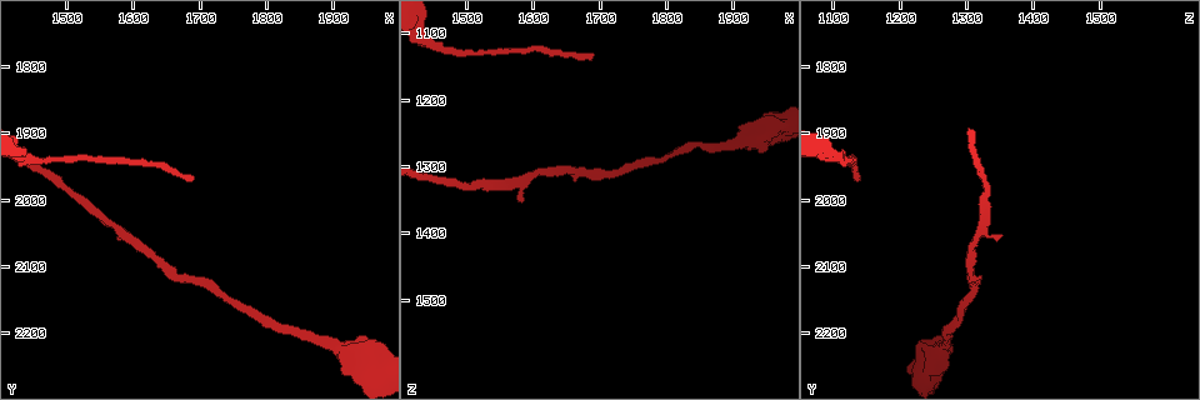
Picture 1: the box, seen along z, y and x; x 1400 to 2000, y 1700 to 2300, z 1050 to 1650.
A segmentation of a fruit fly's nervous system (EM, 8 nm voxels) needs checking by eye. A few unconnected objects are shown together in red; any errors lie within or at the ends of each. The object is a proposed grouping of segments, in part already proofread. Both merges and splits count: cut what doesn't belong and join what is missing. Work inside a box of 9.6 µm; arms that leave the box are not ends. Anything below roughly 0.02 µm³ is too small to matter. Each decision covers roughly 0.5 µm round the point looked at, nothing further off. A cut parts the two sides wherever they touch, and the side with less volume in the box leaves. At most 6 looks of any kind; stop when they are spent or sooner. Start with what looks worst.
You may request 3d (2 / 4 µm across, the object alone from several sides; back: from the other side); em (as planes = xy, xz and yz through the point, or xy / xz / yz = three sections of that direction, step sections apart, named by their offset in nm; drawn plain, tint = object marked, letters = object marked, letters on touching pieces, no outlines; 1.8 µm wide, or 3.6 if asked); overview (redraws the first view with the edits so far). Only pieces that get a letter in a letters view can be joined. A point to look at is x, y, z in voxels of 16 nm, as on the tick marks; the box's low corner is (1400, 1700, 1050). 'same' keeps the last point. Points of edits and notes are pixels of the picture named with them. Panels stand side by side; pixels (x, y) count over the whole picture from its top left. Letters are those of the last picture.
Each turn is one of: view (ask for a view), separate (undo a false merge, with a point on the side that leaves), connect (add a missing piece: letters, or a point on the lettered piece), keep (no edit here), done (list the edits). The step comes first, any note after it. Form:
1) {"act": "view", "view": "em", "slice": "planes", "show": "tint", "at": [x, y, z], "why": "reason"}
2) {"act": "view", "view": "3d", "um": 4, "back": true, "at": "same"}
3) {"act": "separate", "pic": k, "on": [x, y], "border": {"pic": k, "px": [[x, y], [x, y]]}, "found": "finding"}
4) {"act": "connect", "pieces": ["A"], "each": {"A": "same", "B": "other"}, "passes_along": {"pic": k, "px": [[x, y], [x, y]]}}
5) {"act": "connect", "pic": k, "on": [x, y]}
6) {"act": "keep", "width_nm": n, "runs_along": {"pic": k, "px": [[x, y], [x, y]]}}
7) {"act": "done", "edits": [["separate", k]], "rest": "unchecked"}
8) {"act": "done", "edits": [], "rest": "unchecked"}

{"act": "view", "view": "3d", "um": 2, "at": [1690, 1960, 1130], "why": "free end"}

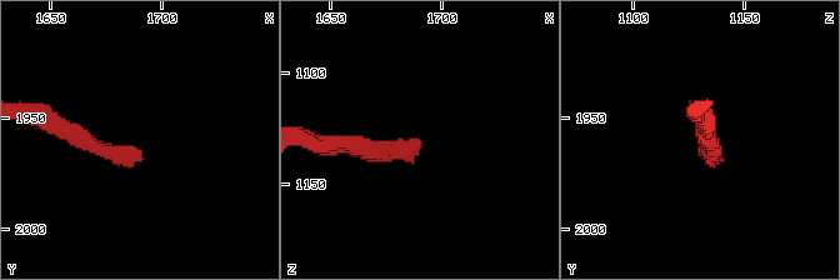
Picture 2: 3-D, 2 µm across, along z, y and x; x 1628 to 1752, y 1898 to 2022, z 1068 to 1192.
{"act": "view", "view": "em", "slice": "planes", "show": "letters", "at": [1689, 1966, 1129]}

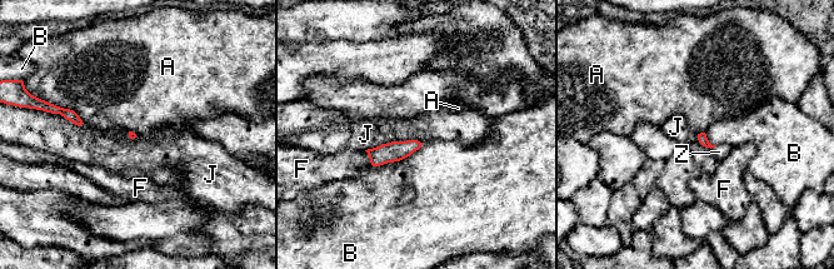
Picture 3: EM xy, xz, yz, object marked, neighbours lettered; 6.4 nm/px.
{"act": "connect", "pieces": ["Z"], "each": {"A": "other", "B": "other", "F": "other", "J": "other", "Z": "same"}, "found": "the neuron continues"}

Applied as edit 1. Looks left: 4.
{"act": "view", "view": "overview"}

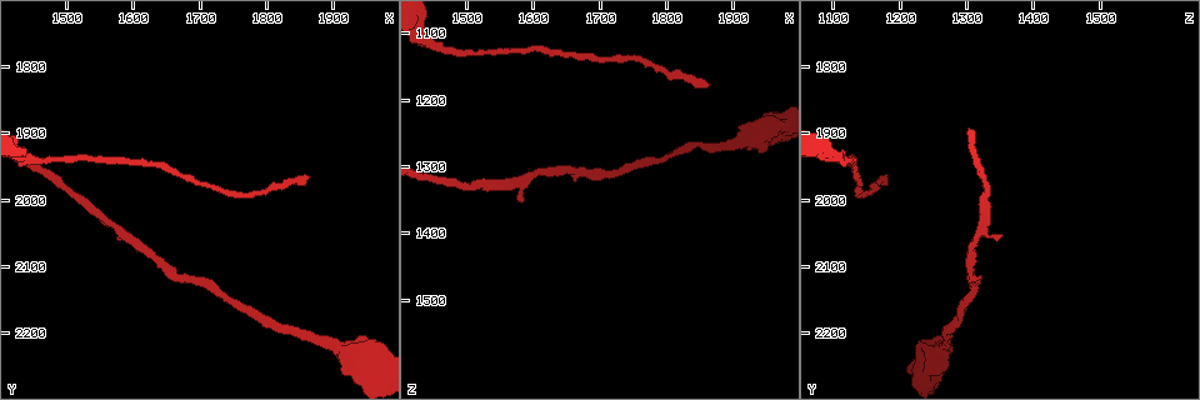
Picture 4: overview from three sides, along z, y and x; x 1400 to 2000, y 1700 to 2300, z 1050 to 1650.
{"act": "view", "view": "3d", "um": 4, "back": true, "at": [1860, 1965, 1185], "why": "an open end"}

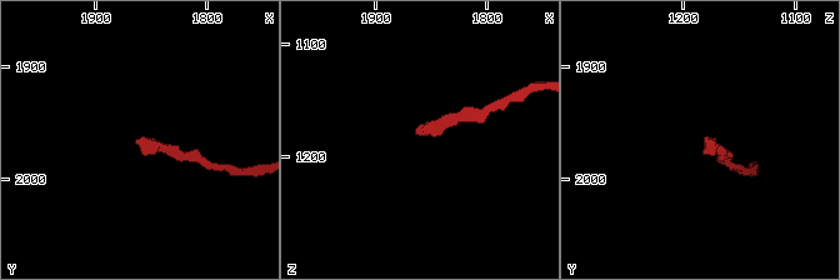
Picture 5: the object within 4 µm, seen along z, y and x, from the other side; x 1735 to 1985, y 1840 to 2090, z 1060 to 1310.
{"act": "view", "view": "em", "slice": "xy", "step": 4, "show": "letters", "at": [1866, 1966, 1178], "why": "shape alone is not enough"}

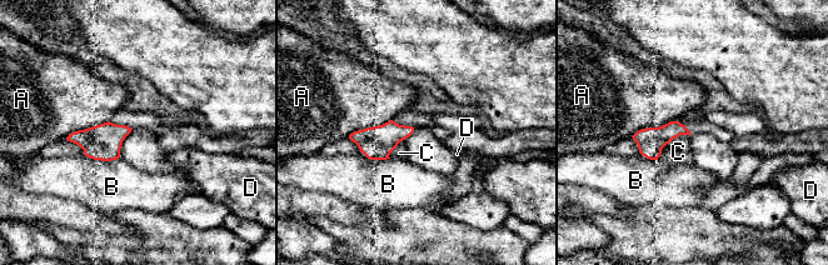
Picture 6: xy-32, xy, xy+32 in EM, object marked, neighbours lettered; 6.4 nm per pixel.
{"act": "view", "view": "em", "slice": "planes", "show": "letters", "at": "same"}

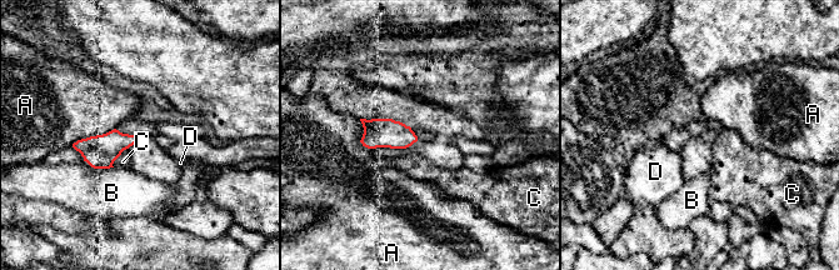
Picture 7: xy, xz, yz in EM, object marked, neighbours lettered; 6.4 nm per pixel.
{"act": "keep", "each": {"A": "other", "B": "other", "C": "other", "D": "other"}, "border": {"pic": 7, "px": [[126, 148], [114, 161], [113, 166]]}, "found": "no lettered piece goes on from it"}

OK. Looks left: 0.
{"act": "done", "edits": [["connect", 3]], "rest": "unchecked"}

